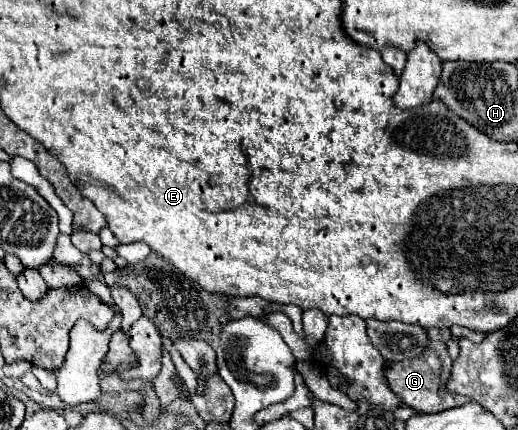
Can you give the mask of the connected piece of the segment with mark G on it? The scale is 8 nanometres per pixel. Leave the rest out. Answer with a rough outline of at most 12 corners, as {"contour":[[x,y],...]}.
{"contour":[[444,343],[390,363],[392,393],[416,413],[464,405],[444,389],[452,361]]}

